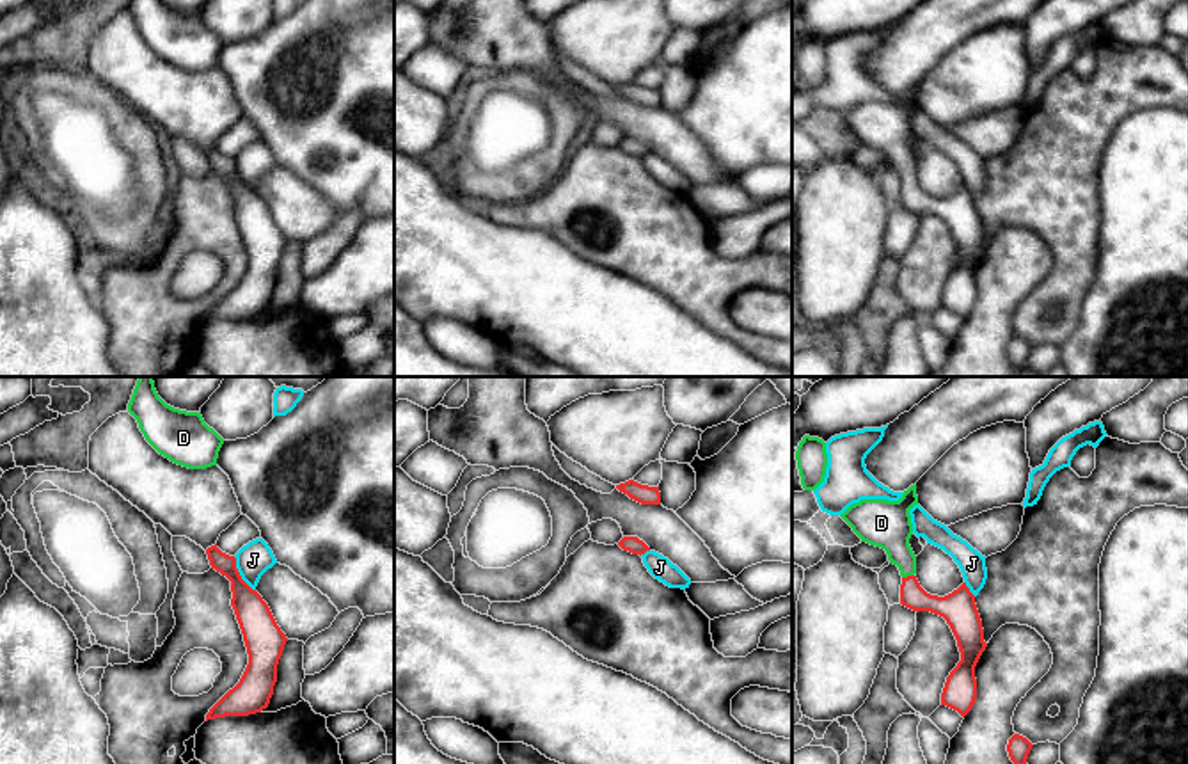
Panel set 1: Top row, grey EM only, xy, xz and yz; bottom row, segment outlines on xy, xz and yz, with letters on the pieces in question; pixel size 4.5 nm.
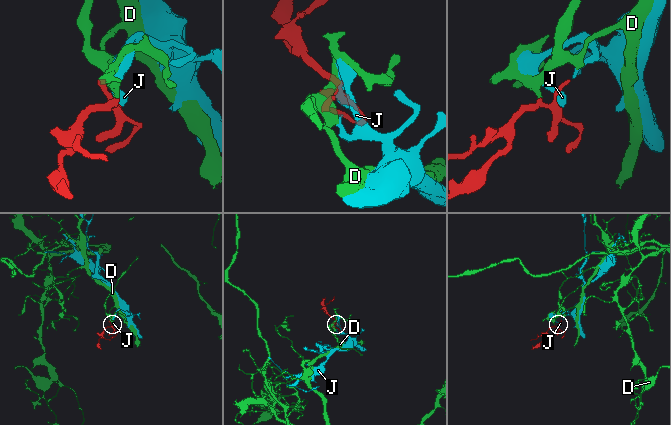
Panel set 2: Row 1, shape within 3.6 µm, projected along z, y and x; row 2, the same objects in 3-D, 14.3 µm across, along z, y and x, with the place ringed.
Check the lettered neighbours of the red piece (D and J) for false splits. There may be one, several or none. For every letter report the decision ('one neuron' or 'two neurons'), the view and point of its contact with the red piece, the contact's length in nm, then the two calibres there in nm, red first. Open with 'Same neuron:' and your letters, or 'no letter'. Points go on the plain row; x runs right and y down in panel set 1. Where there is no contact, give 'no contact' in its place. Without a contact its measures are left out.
Same neuron: D
D: one neuron; contact yz (908, 178); length 60 nm; calibres 130 and 200 nm
J: two neurons; contact xy (238, 176); length 190 nm; calibres 160 and 160 nm

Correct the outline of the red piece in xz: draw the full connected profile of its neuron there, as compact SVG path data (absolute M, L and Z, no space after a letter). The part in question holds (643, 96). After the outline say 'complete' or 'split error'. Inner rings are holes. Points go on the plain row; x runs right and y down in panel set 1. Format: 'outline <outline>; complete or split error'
outline M629 82L625 85L616 87L616 91L641 107L661 107L659 89L648 89Z; complete

